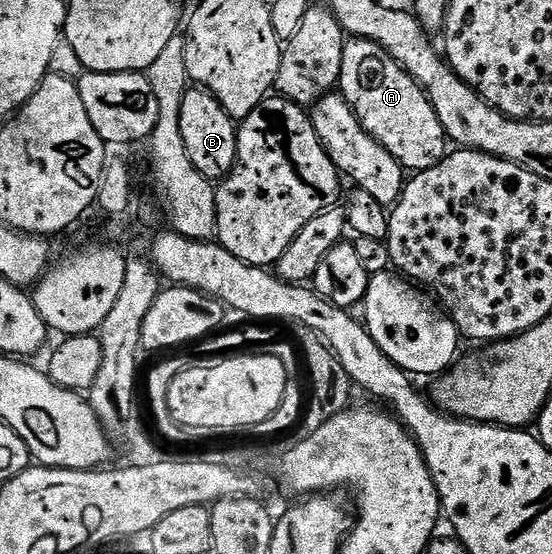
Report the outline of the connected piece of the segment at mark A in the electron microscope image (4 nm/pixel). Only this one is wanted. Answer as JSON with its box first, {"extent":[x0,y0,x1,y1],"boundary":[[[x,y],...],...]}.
{"extent":[339,38,447,172],"boundary":[[[355,38],[346,41],[343,48],[343,64],[341,65],[341,81],[339,93],[347,100],[347,104],[355,112],[361,126],[382,146],[387,153],[395,156],[395,160],[406,171],[420,172],[439,164],[447,153],[447,139],[443,124],[439,124],[439,116],[429,102],[420,84],[397,63],[379,44],[367,38]]]}

